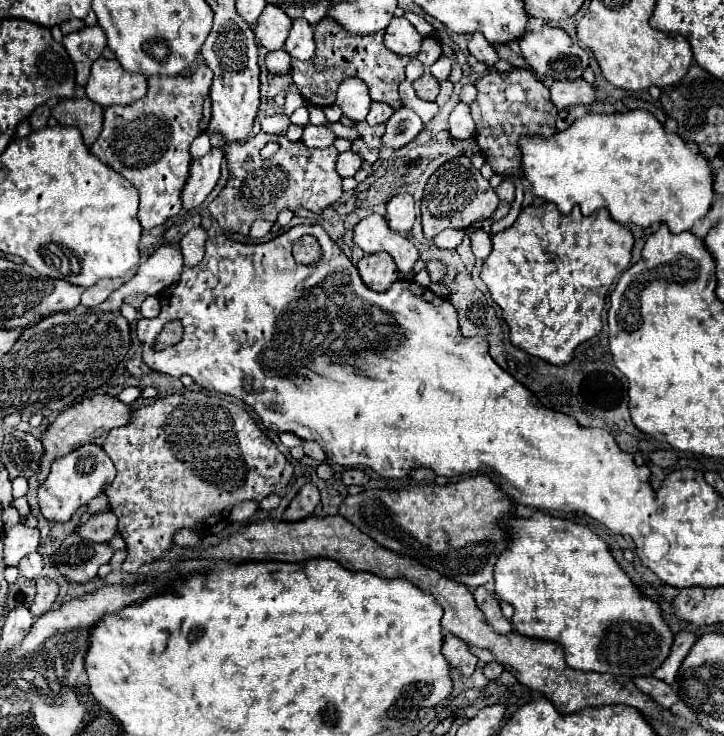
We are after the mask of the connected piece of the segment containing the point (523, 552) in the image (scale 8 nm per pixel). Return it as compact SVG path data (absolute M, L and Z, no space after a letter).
M535 512L533 518L509 518L509 520L505 520L505 524L509 524L509 528L511 528L513 544L517 546L517 550L505 550L499 556L499 560L495 564L495 594L515 608L511 622L515 624L519 634L529 636L529 638L539 638L539 640L553 640L553 642L561 644L565 650L565 660L567 660L569 668L583 670L583 672L609 672L609 674L619 674L619 676L629 676L629 678L651 676L667 660L671 646L673 646L673 632L671 632L669 624L665 622L665 618L661 616L661 606L653 598L645 596L641 592L641 588L621 570L621 566L611 556L605 540L601 540L597 534L593 534L587 526L581 526L571 520L555 518L545 512Z

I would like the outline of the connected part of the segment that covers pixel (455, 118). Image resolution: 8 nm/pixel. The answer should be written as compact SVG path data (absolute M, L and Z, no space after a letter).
M459 102L449 116L449 134L457 140L467 140L473 136L473 132L475 132L475 124L469 114L469 106Z

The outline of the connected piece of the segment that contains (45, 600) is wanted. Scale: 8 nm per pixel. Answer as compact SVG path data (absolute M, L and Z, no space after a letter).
M49 578L37 580L37 594L35 594L33 604L31 604L33 616L41 616L47 610L51 610L51 606L55 604L57 592L59 592L59 586L53 580L49 580Z

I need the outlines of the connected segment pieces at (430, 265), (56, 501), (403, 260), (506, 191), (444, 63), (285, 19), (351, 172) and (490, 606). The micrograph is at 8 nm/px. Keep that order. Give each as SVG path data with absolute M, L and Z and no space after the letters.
M427 260L425 266L427 266L427 272L431 276L431 282L441 282L443 280L443 276L445 276L443 262L439 262L439 260Z
M97 444L79 446L77 450L69 452L67 456L57 458L51 464L49 476L39 486L37 504L39 504L41 516L49 522L67 522L67 520L71 520L71 516L81 506L89 504L89 500L93 500L95 496L105 492L107 486L111 486L113 478L115 478L115 466L113 466L111 458L105 454L105 450L101 446L97 446Z
M379 214L363 218L353 232L355 232L353 240L357 246L361 246L367 254L377 254L377 252L391 254L395 264L399 266L399 272L403 274L411 272L413 264L419 260L419 250L415 248L415 244L403 234L391 230L387 226L387 220Z
M503 178L503 182L497 186L497 196L501 198L501 200L505 200L505 202L513 202L513 198L515 198L515 184L509 180L509 178Z
M441 56L441 58L429 68L429 72L431 72L431 76L437 78L439 82L441 82L441 80L447 80L447 76L449 76L449 72L451 72L451 64L453 64L451 58Z
M267 4L263 14L253 26L255 40L267 50L281 50L285 46L285 36L289 36L291 18L277 6Z
M341 152L337 158L337 172L341 178L355 176L357 172L357 160L361 160L355 152Z
M479 586L475 590L475 602L479 606L479 610L485 614L487 622L495 628L497 634L507 634L511 632L511 622L501 614L501 606L499 606L499 598L489 592L485 586Z

